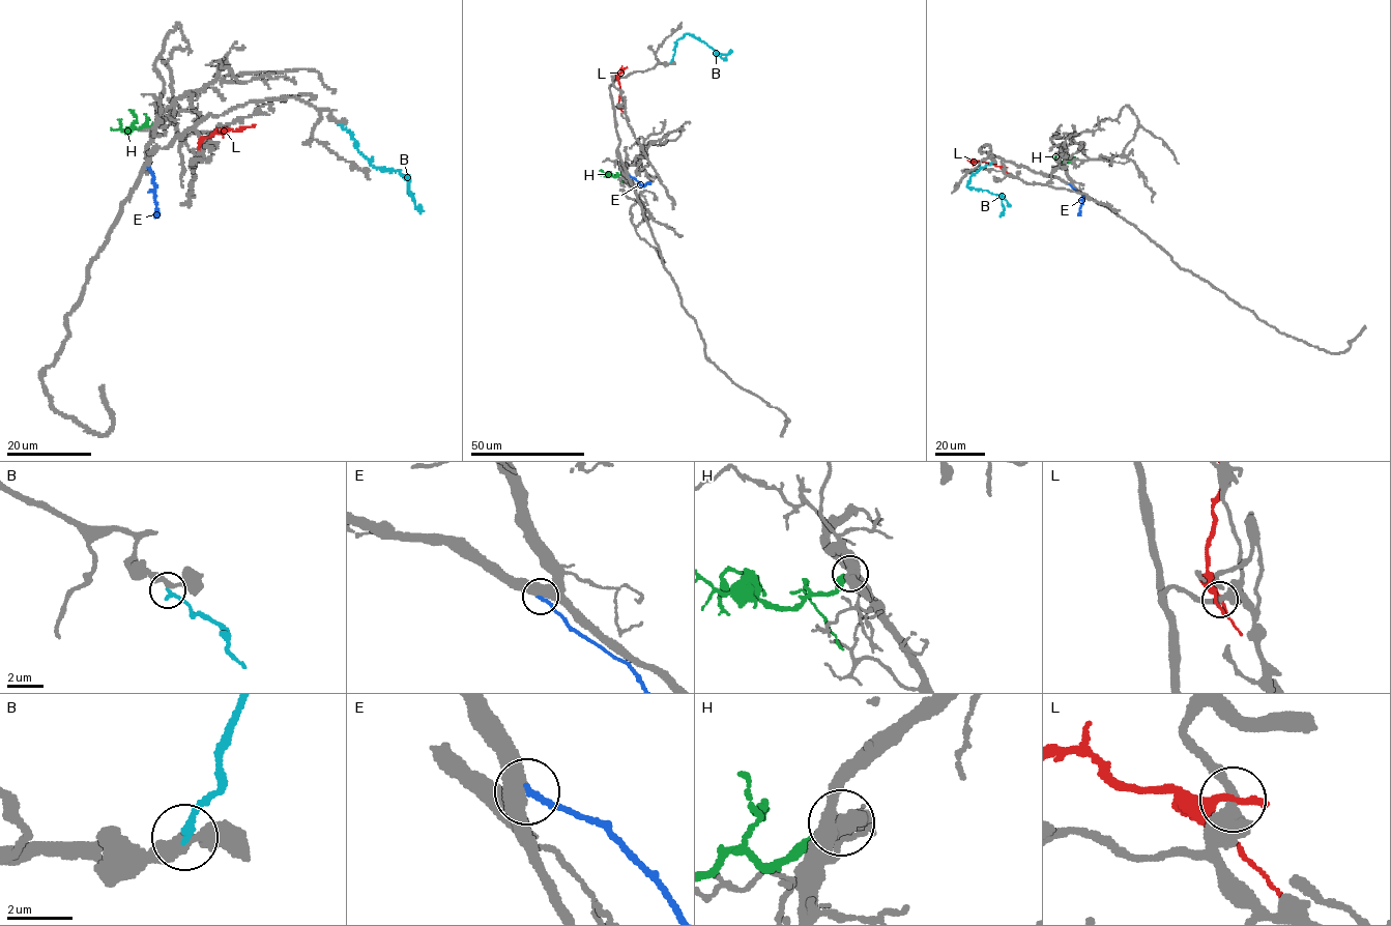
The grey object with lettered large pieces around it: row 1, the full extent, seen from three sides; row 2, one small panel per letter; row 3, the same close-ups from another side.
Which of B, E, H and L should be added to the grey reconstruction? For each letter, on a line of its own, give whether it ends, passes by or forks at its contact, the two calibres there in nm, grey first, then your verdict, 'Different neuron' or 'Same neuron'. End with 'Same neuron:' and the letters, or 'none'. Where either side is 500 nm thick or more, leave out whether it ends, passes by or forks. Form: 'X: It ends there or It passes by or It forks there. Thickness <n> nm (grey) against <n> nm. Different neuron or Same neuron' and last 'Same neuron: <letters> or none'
B: It ends there. Thickness 360 nm (grey) against 240 nm. Same neuron
E: Thickness 500 nm (grey) against 180 nm. Different neuron
H: It ends there. Thickness 440 nm (grey) against 300 nm. Different neuron
L: It ends there. Thickness 360 nm (grey) against 360 nm. Different neuron
Same neuron: B

